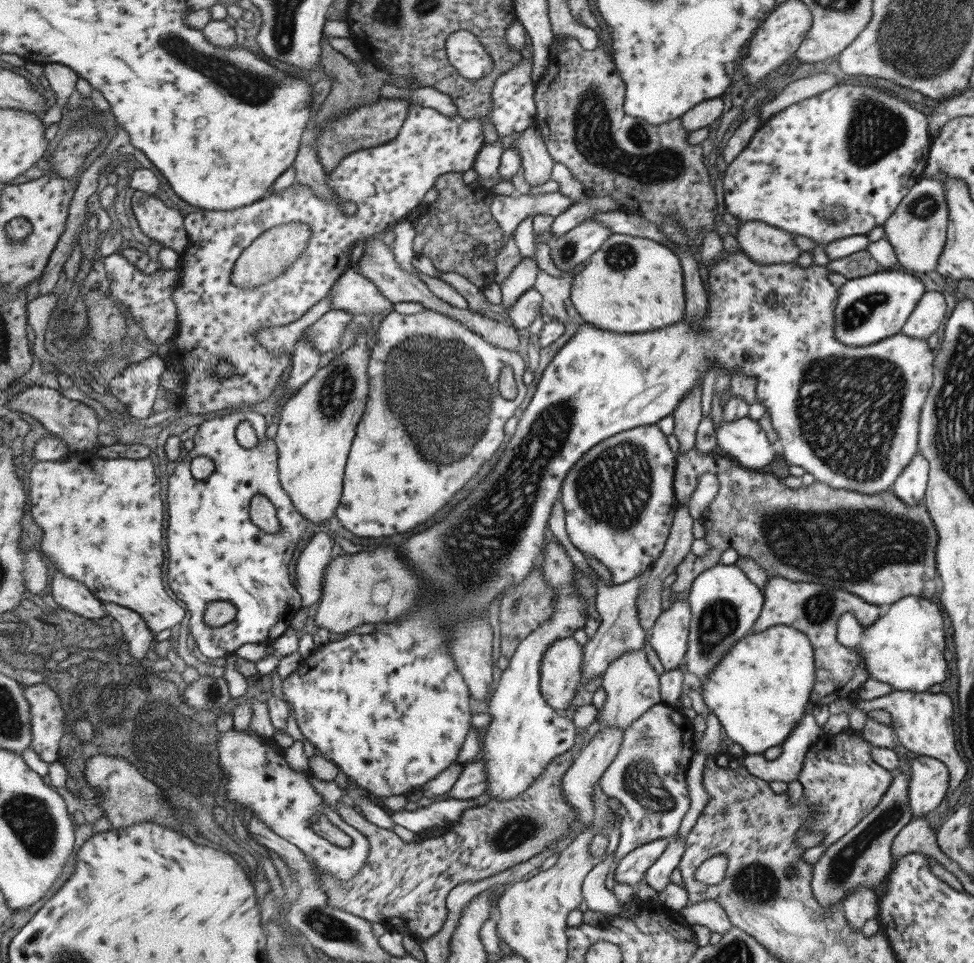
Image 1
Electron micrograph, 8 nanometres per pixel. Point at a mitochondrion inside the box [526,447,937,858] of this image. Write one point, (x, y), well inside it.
(856, 544)

